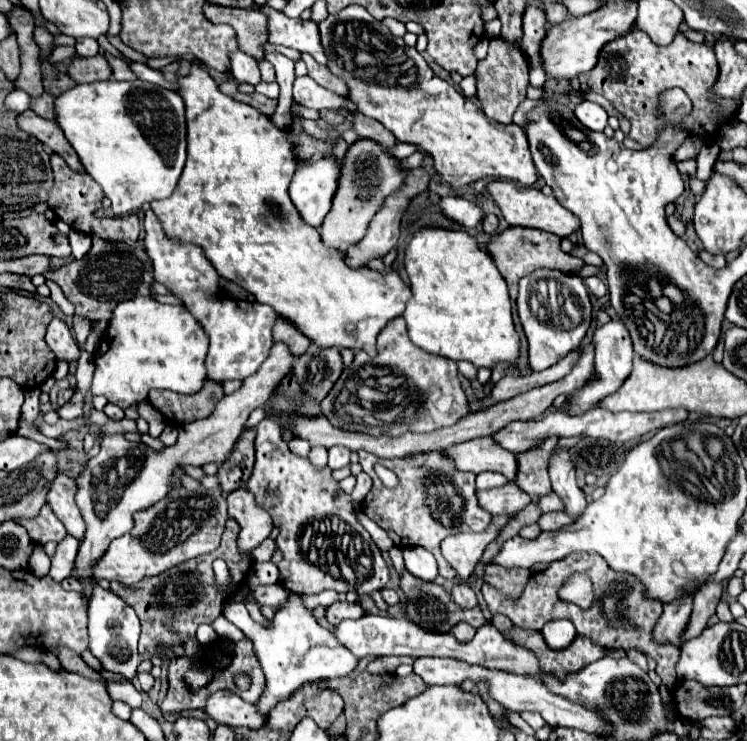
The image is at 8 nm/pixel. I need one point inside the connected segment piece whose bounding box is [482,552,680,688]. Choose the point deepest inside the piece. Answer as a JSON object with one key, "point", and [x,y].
{"point":[620,617]}

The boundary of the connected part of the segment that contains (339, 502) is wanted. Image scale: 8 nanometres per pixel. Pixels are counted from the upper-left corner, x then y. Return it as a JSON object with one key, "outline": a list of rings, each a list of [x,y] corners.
{"outline":[[[262,420],[256,426],[256,464],[254,472],[248,480],[248,490],[252,490],[256,504],[264,506],[272,516],[274,528],[280,530],[276,542],[284,554],[282,562],[278,564],[280,570],[280,584],[290,592],[304,592],[304,594],[318,594],[322,590],[338,590],[348,592],[354,590],[358,594],[370,594],[380,590],[388,582],[388,566],[372,542],[370,534],[354,516],[352,498],[344,494],[338,482],[332,478],[332,470],[316,468],[308,462],[308,458],[300,458],[292,454],[282,440],[282,430],[272,420]]]}

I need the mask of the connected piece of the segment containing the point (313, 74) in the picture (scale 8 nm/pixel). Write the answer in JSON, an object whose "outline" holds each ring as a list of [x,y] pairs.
{"outline":[[[302,54],[302,60],[306,62],[306,68],[308,68],[308,76],[312,80],[316,80],[320,86],[324,86],[326,90],[334,92],[334,94],[340,94],[340,96],[348,96],[348,88],[344,84],[342,78],[334,76],[326,66],[320,66],[318,62],[314,62],[314,58],[310,54]]]}

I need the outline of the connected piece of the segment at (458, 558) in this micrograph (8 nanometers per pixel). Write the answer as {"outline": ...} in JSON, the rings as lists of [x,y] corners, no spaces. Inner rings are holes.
{"outline":[[[494,516],[490,526],[484,532],[460,532],[444,538],[444,542],[440,544],[442,556],[456,570],[456,578],[468,580],[484,548],[500,534],[506,522],[508,522],[508,516]]]}

